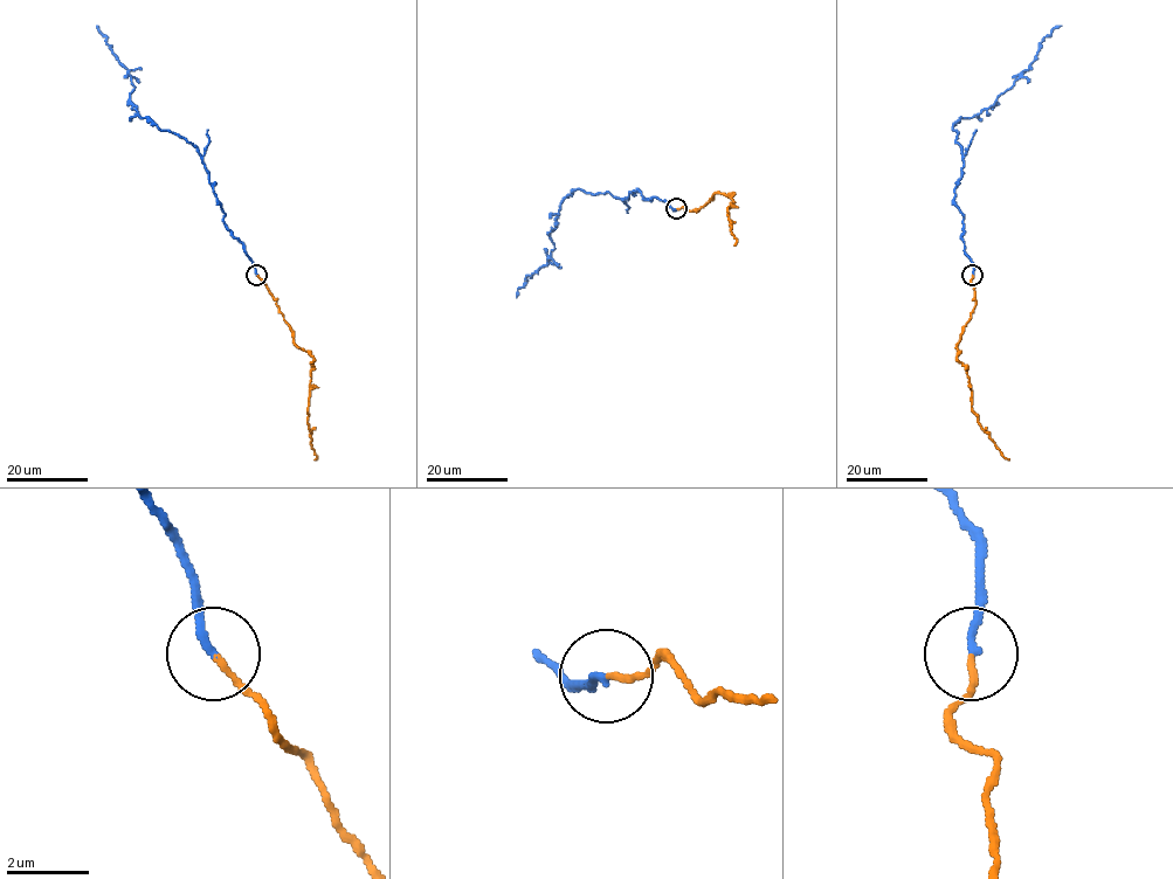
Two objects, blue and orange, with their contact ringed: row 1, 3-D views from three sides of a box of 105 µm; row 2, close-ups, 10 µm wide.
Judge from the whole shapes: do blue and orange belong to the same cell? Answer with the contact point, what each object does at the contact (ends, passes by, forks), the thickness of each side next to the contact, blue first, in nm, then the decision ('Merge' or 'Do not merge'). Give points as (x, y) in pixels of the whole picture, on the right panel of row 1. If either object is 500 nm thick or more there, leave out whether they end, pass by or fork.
Place: (972, 275). At the ring blue ends. At the ring orange ends. Thickness 190 nm (blue) against 130 nm. Do not merge

